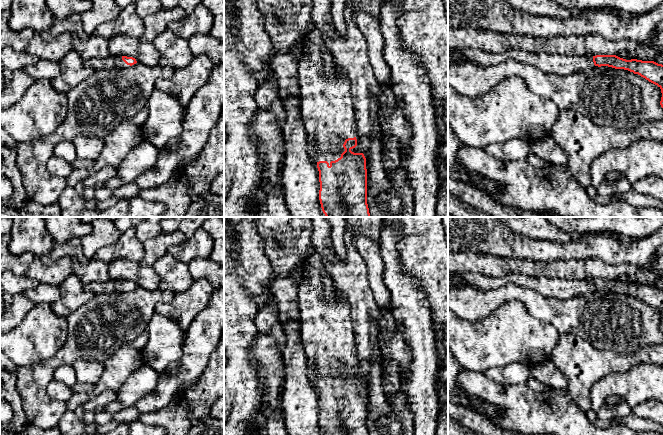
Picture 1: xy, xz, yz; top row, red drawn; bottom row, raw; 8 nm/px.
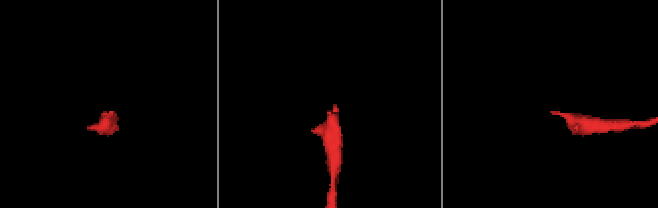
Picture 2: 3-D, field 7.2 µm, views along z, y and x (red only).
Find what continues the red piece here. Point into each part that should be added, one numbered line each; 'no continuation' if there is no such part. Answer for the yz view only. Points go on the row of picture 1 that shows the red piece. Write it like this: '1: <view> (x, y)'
1: yz (561, 65)

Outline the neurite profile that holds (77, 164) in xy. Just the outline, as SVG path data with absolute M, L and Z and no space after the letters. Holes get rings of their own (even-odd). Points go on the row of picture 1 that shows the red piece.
M76 158L72 163L70 163L71 169L90 169L94 165L95 160L92 159L79 159Z

